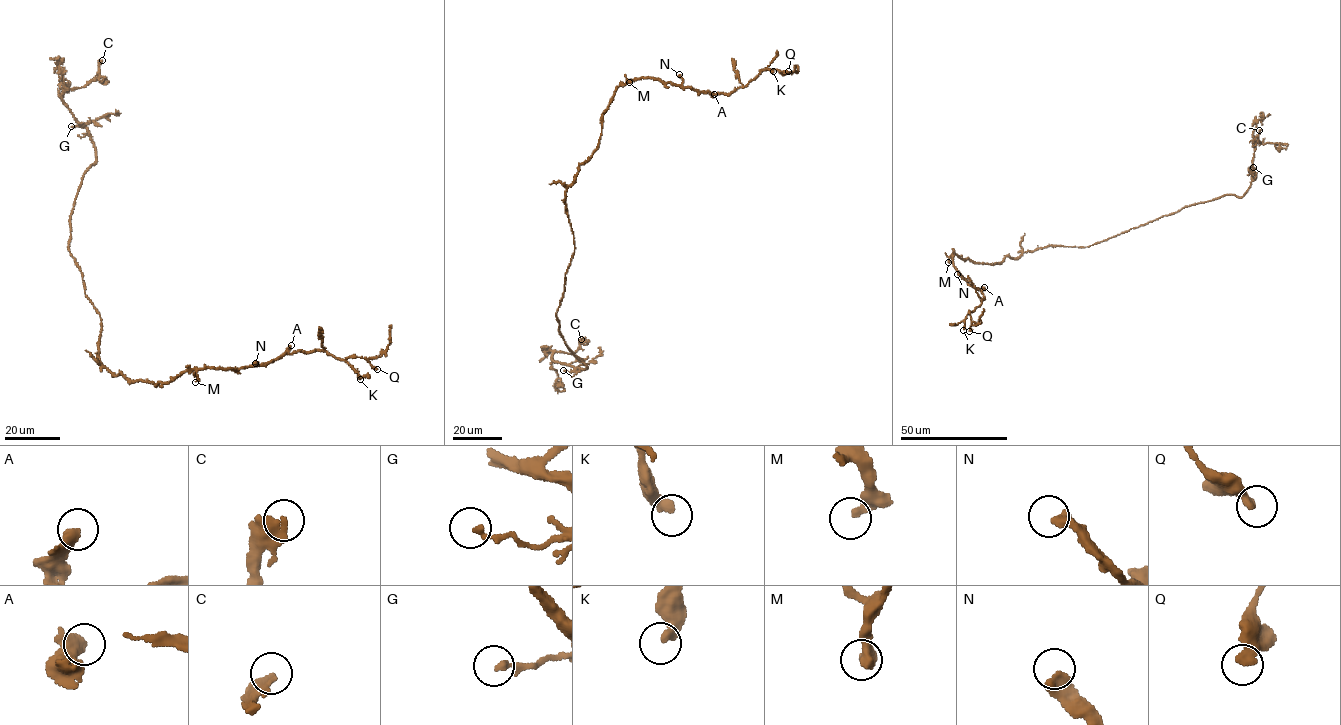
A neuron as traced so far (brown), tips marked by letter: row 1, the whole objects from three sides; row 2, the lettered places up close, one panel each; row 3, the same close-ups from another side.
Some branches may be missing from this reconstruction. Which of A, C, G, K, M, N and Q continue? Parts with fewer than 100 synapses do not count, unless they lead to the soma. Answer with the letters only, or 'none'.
A, C

